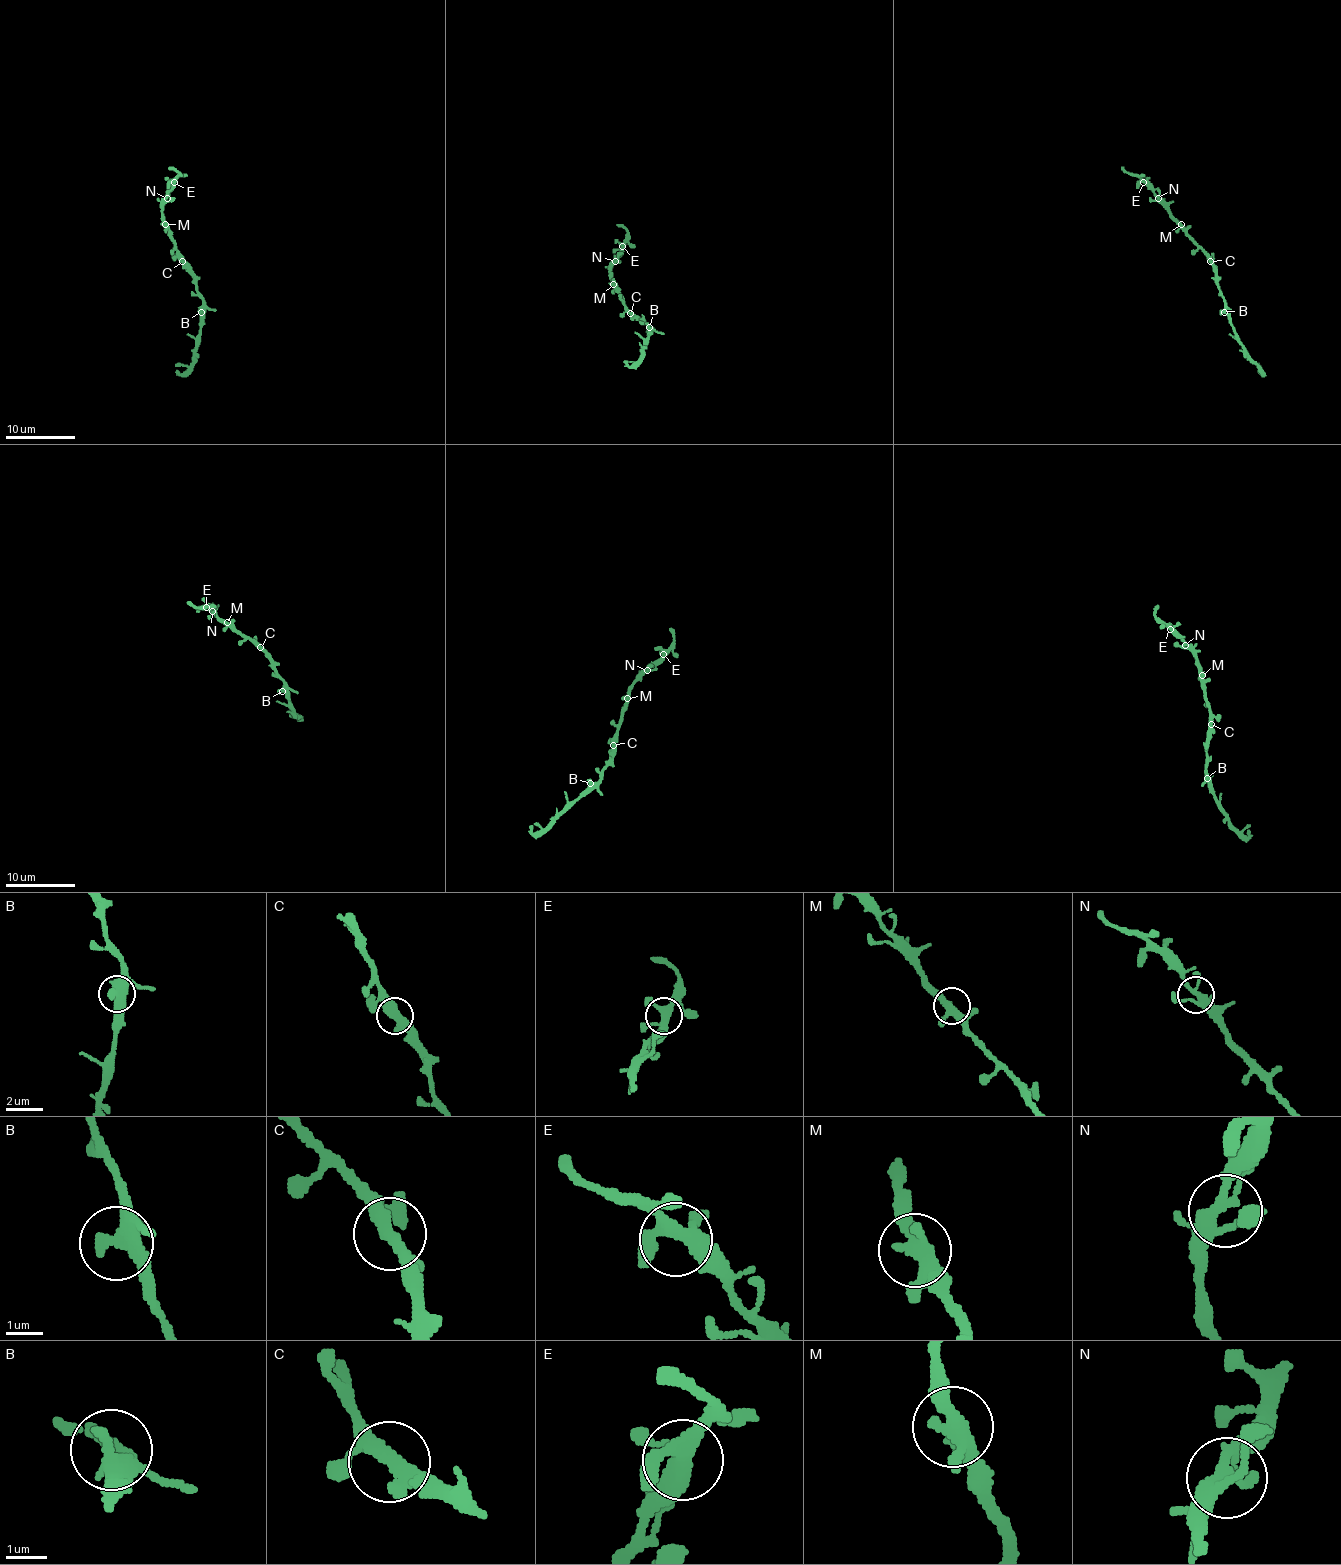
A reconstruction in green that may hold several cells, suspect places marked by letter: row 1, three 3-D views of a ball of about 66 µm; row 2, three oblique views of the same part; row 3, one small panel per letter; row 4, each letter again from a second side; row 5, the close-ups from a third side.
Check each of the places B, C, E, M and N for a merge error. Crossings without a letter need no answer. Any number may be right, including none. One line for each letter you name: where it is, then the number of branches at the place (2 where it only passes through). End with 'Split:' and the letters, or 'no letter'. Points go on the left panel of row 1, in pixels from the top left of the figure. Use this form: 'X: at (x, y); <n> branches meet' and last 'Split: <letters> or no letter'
Split: no letter

